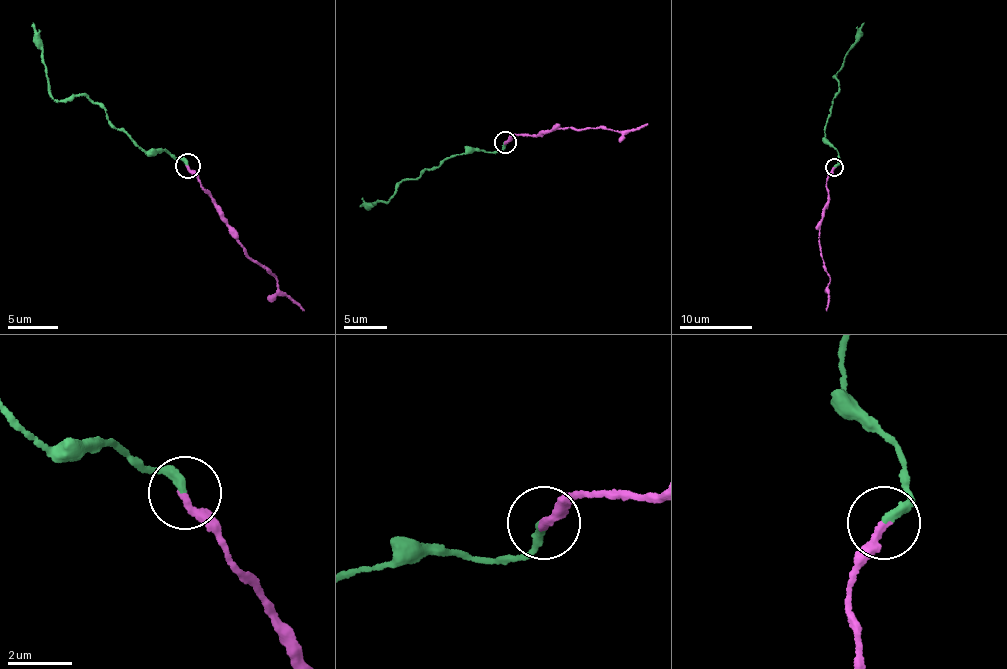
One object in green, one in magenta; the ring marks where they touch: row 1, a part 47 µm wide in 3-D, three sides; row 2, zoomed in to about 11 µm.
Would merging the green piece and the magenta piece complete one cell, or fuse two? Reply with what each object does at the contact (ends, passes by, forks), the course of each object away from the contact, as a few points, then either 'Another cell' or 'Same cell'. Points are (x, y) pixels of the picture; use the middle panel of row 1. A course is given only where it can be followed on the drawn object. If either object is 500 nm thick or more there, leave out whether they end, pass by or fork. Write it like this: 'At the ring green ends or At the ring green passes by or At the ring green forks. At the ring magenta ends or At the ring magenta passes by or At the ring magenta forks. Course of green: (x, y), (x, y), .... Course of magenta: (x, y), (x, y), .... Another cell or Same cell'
At the ring green ends. At the ring magenta ends. Course of green: (504, 142), (501, 151), (482, 149), (459, 153), (399, 183), (389, 198), (361, 207). Course of magenta: (504, 142), (514, 135), (536, 137), (562, 128), (622, 133), (647, 123). Another cell

